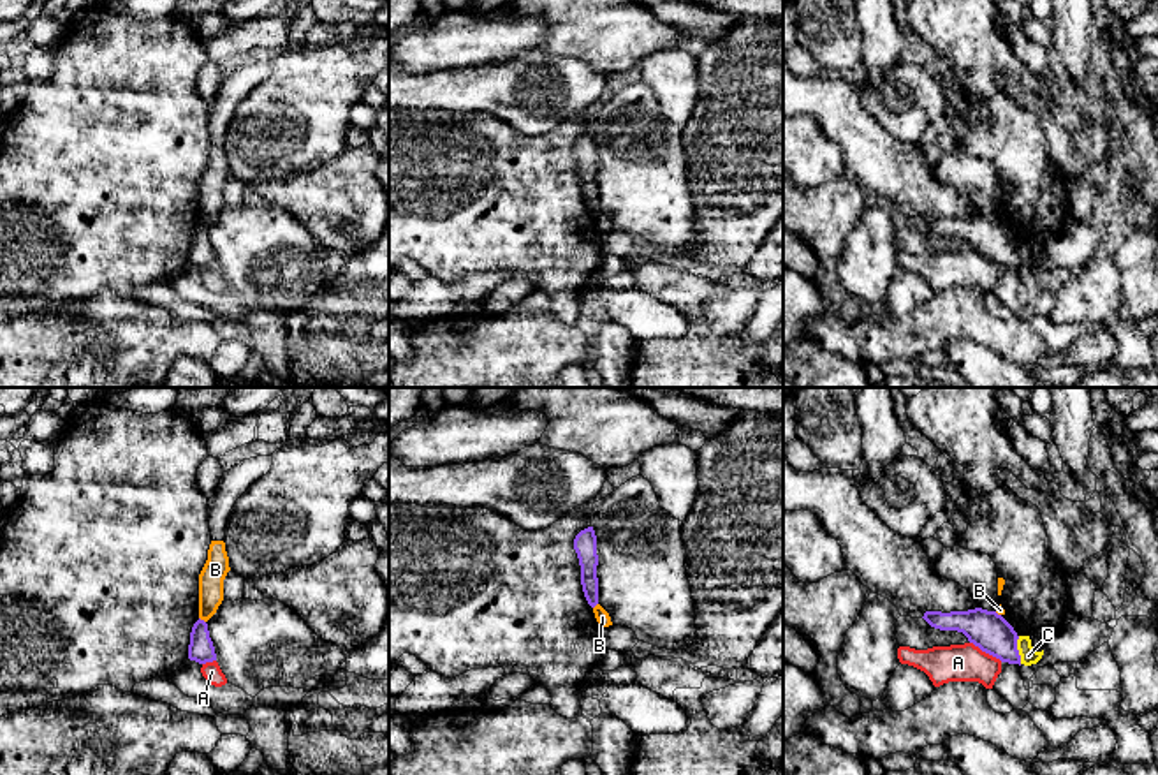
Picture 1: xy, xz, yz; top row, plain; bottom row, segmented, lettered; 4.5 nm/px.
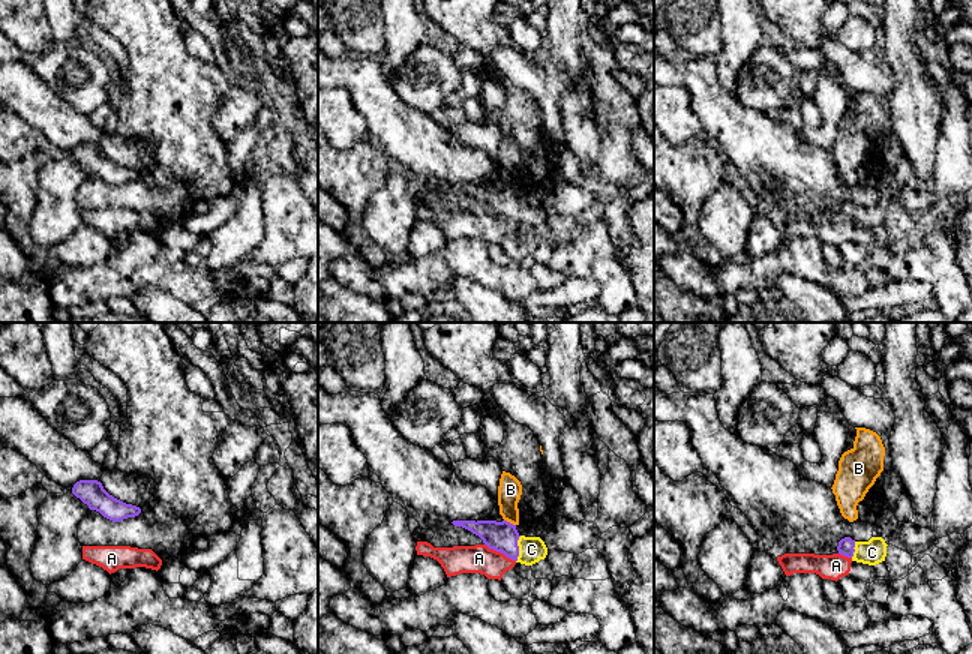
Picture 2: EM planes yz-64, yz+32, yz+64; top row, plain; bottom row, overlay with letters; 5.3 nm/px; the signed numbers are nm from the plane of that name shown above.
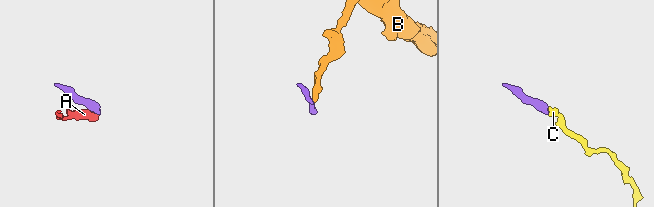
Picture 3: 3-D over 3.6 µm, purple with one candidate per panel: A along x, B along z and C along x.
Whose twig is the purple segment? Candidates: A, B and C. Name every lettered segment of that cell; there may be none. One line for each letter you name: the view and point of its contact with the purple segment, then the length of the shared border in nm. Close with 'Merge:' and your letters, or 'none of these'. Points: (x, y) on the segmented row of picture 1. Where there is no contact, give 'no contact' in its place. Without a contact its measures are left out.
C: yz (1018, 650) | 130 nm
Merge: C

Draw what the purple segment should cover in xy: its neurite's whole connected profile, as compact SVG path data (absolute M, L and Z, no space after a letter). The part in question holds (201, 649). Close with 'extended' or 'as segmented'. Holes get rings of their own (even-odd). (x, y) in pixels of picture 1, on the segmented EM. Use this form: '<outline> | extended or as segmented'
M197 620L190 632L190 645L188 645L188 659L199 664L216 661L215 646L209 638L208 624L204 620Z | as segmented

